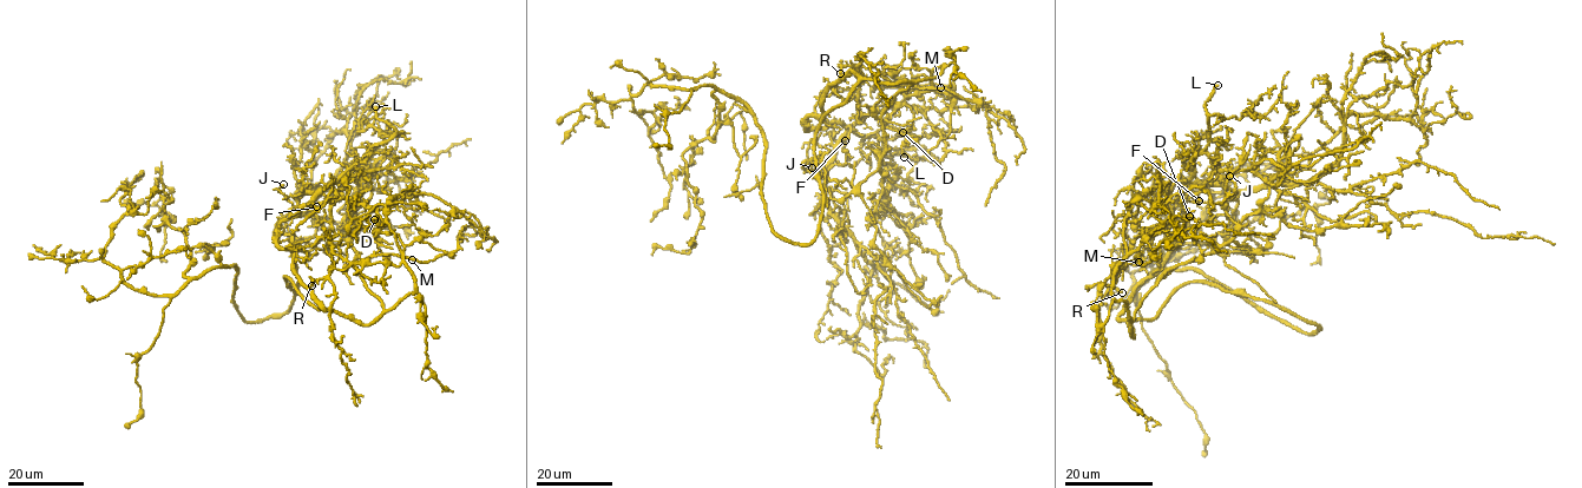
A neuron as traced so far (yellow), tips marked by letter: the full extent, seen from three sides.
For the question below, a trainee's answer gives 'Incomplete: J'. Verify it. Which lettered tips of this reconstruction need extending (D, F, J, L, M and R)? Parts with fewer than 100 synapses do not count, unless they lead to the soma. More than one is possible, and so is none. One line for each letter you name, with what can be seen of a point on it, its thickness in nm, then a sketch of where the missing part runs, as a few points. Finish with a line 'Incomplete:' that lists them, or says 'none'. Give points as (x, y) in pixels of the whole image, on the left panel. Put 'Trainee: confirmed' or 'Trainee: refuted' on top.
Trainee: refuted
L: (375, 106) | 360 nm | (375, 106), (350, 103), (374, 99), (378, 101)
Incomplete: L

